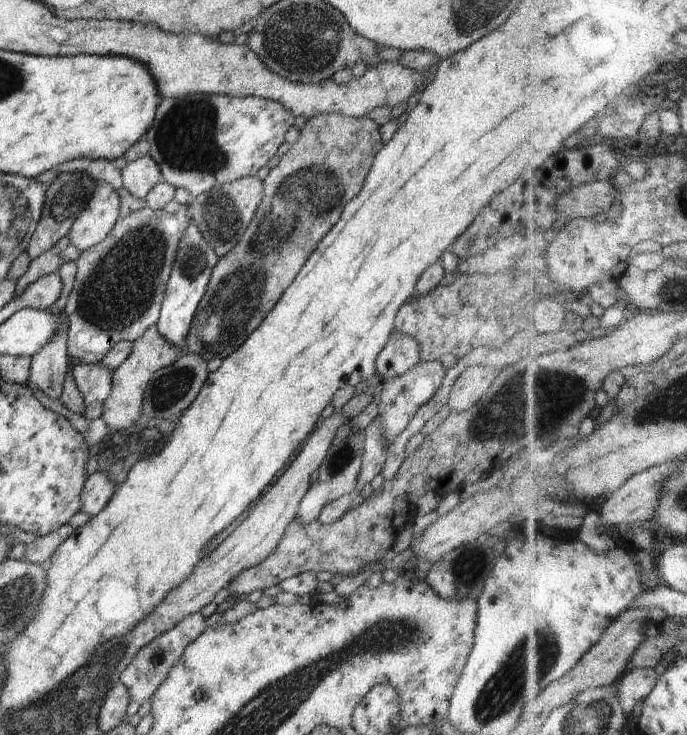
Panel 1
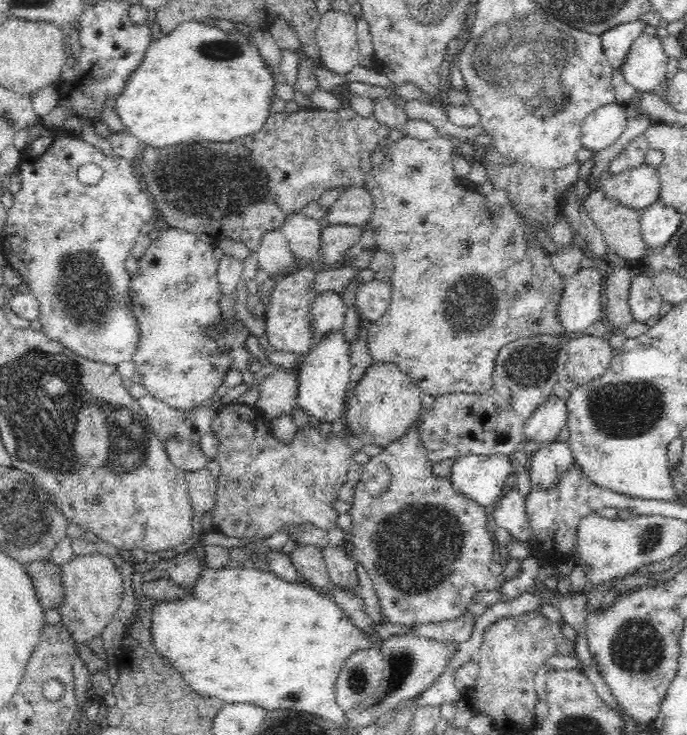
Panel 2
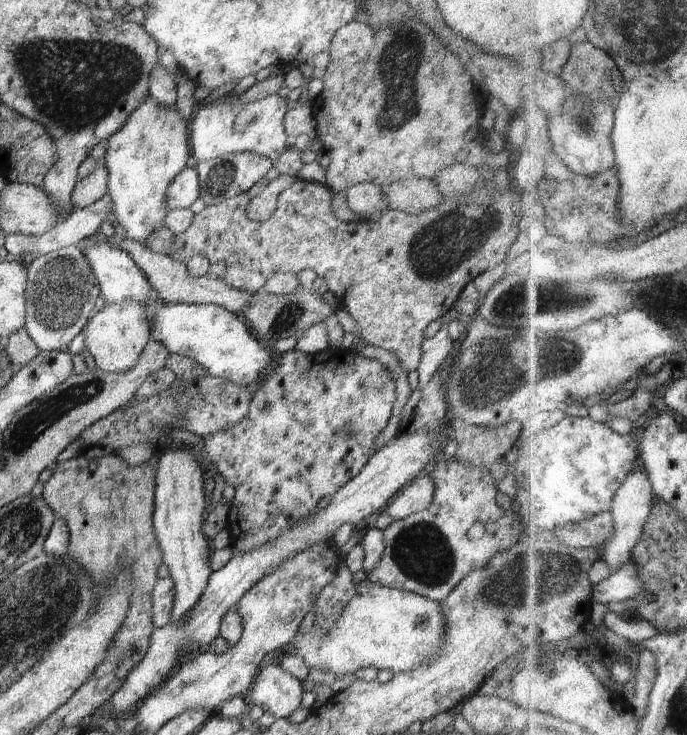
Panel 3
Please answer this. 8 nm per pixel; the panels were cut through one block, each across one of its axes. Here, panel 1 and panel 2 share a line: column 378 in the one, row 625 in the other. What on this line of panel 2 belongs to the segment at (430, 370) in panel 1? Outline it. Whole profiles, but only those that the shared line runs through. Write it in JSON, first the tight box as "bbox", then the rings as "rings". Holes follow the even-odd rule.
{"bbox":[348,426,521,627],"rings":[[[420,426],[411,427],[400,440],[383,447],[383,451],[373,456],[364,466],[362,466],[361,481],[355,486],[354,500],[351,503],[349,514],[352,516],[351,530],[348,531],[348,541],[354,544],[354,559],[371,576],[372,586],[376,588],[378,599],[380,599],[379,608],[381,608],[383,623],[394,625],[404,625],[404,627],[416,627],[422,624],[435,624],[459,618],[467,612],[467,607],[472,604],[472,599],[477,592],[491,591],[501,588],[504,583],[510,581],[513,576],[517,576],[521,569],[521,561],[515,557],[507,558],[503,561],[502,574],[492,574],[489,565],[493,561],[494,542],[492,542],[493,530],[490,517],[490,508],[482,506],[472,499],[464,496],[455,488],[452,488],[448,477],[436,477],[432,472],[432,463],[426,456],[426,448],[420,440]]]}

